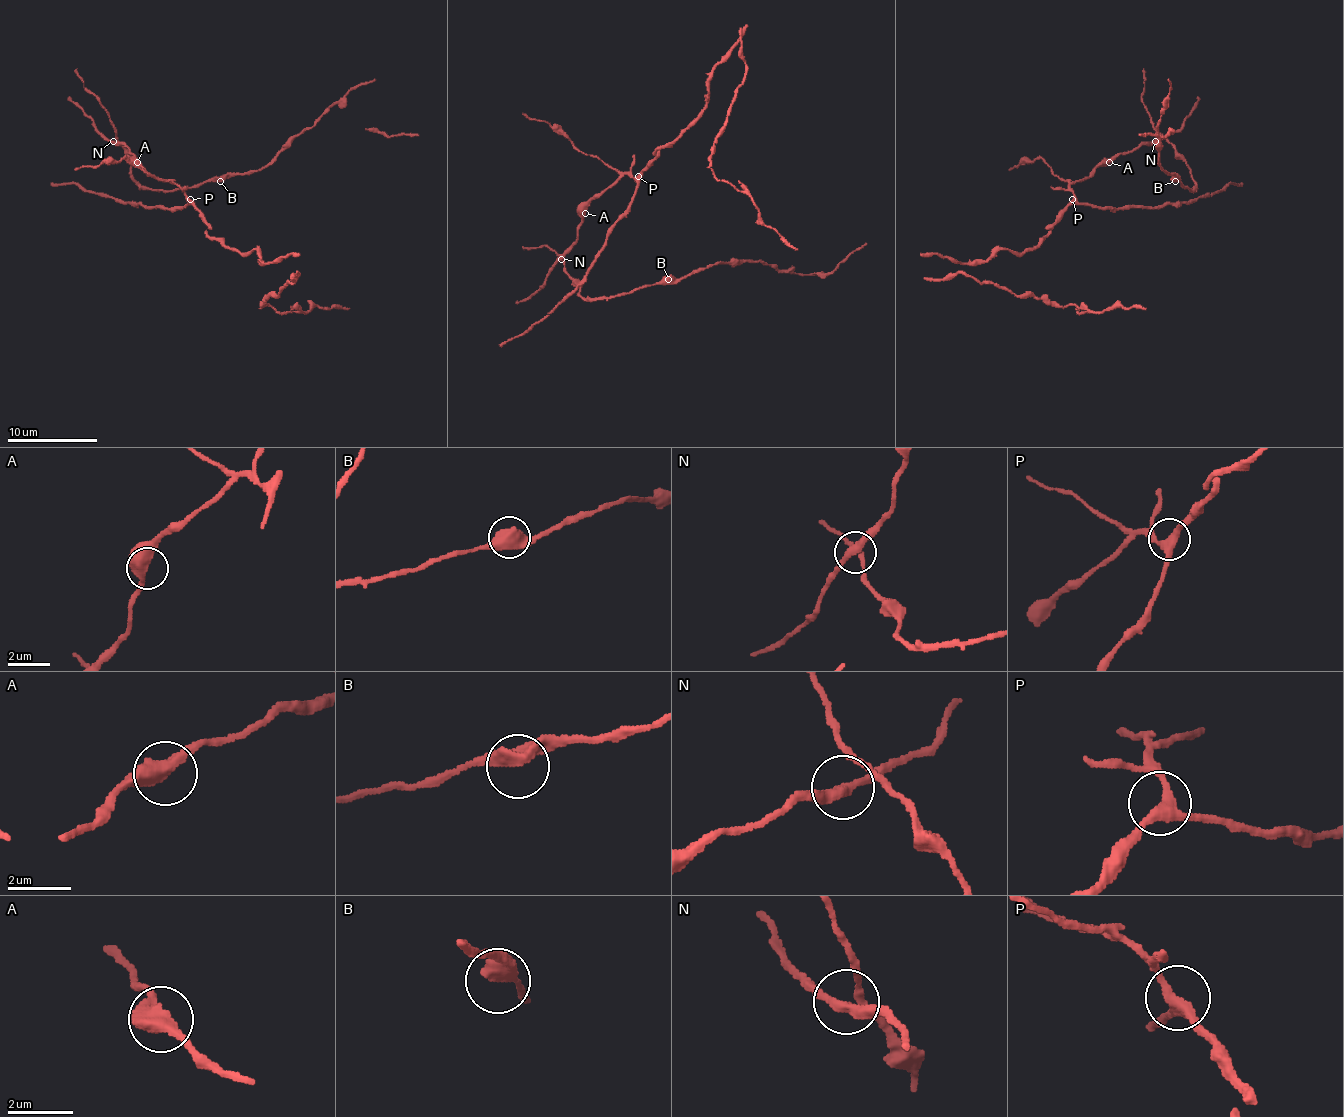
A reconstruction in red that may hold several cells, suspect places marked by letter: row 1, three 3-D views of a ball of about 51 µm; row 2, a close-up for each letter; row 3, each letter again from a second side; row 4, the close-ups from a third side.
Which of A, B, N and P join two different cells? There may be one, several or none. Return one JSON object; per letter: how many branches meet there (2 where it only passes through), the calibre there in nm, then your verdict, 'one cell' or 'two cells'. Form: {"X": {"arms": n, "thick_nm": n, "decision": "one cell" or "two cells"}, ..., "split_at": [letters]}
{"A": {"arms": 2, "thick_nm": 550, "decision": "one cell"}, "B": {"arms": 2, "thick_nm": 500, "decision": "one cell"}, "N": {"arms": 4, "thick_nm": 280, "decision": "one cell"}, "P": {"arms": 3, "thick_nm": 320, "decision": "one cell"}, "split_at": []}

